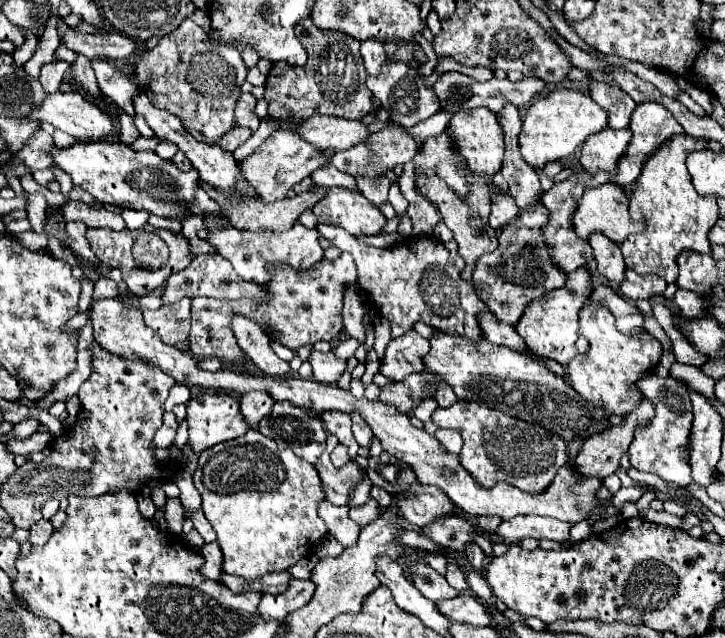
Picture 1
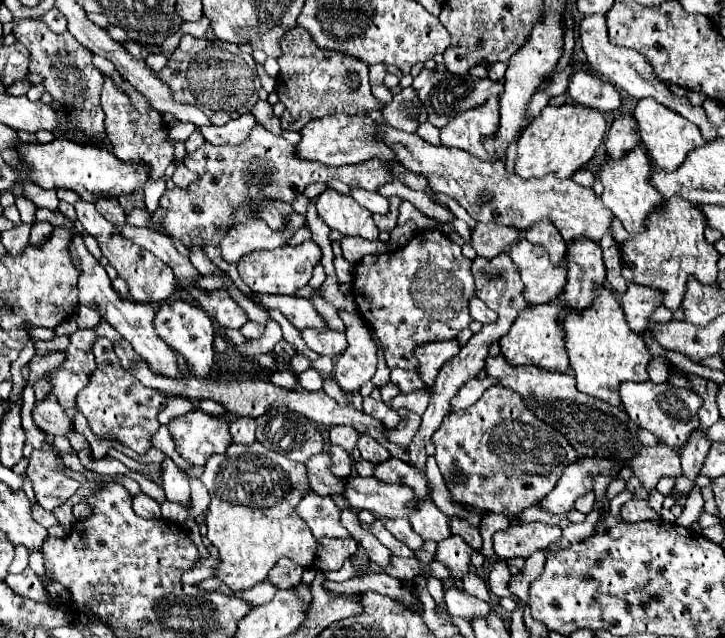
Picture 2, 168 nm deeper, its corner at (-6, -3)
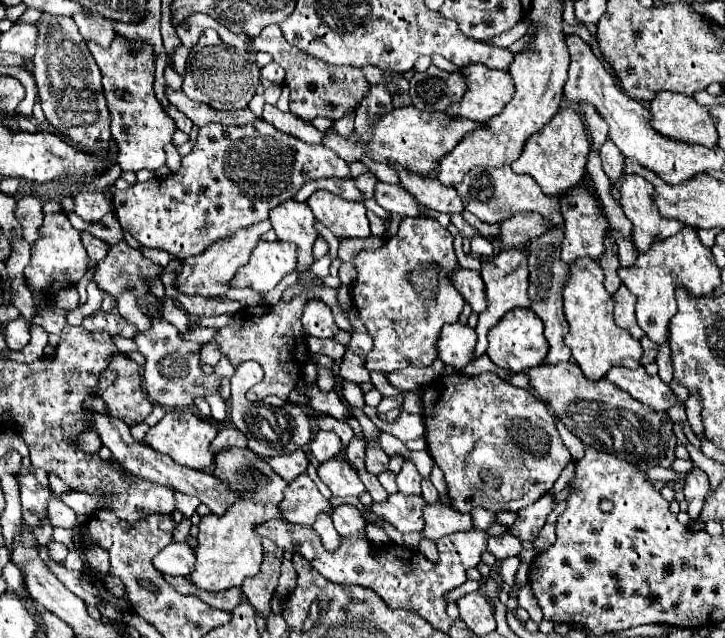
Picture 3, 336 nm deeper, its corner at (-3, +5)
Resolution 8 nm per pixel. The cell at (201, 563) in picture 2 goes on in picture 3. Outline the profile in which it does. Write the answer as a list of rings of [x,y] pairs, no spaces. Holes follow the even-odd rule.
[[[169,543],[153,557],[153,565],[165,575],[185,575],[193,571],[193,547],[183,543]]]

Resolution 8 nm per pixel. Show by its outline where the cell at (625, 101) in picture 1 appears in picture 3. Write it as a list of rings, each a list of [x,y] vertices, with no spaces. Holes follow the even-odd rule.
[[[605,141],[603,147],[599,149],[599,156],[603,161],[603,171],[607,173],[607,177],[611,179],[613,185],[617,185],[617,181],[623,175],[623,165],[625,165],[625,155],[613,145],[613,141]]]

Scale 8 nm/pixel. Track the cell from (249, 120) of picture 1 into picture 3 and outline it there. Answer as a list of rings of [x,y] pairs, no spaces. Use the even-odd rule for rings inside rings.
[[[265,105],[263,107],[263,119],[269,121],[271,125],[275,125],[279,131],[283,133],[289,133],[305,143],[321,143],[323,139],[323,133],[313,129],[313,125],[309,125],[307,121],[291,115],[291,113],[283,113],[279,111],[275,105]]]

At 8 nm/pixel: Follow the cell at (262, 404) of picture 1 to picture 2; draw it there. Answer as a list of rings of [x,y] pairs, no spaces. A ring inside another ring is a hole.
[[[238,417],[230,423],[230,435],[232,435],[232,443],[240,443],[240,445],[250,445],[254,443],[254,429],[256,429],[256,421],[252,417]]]

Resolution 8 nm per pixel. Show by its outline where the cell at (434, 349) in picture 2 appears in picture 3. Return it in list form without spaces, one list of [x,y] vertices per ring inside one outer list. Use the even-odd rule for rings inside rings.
[[[451,323],[441,329],[441,337],[437,339],[437,359],[453,365],[461,371],[473,357],[477,335],[471,327],[461,323]]]

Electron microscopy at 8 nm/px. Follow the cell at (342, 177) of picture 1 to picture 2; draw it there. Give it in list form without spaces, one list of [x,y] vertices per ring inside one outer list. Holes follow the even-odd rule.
[[[352,189],[352,197],[366,207],[370,213],[378,215],[388,215],[388,199],[382,197],[380,193],[368,193],[366,189]]]

